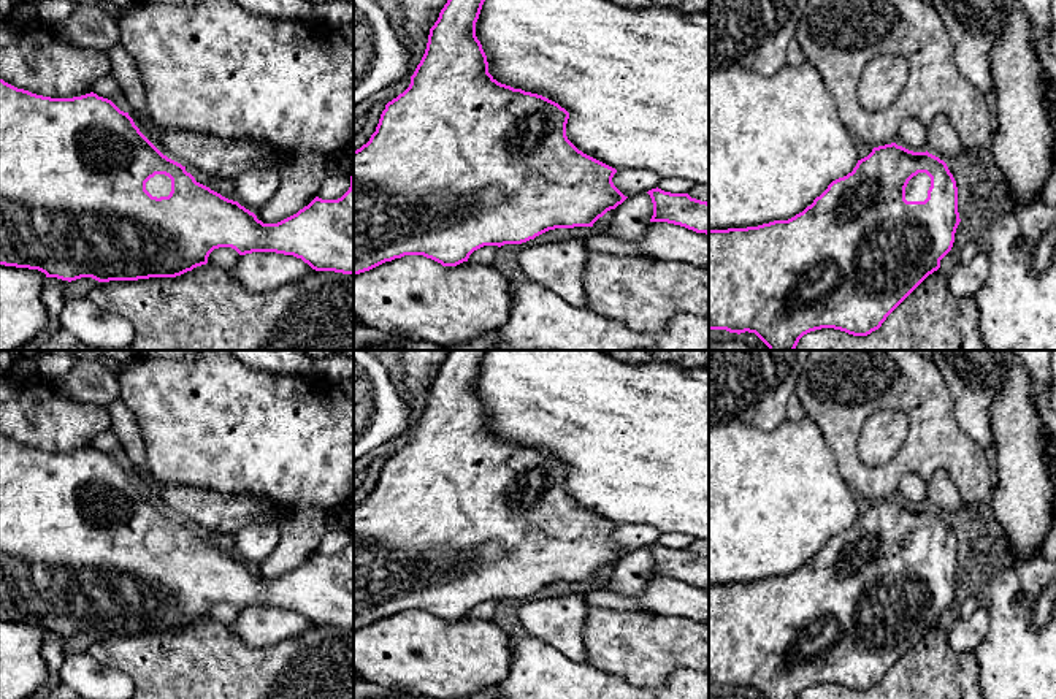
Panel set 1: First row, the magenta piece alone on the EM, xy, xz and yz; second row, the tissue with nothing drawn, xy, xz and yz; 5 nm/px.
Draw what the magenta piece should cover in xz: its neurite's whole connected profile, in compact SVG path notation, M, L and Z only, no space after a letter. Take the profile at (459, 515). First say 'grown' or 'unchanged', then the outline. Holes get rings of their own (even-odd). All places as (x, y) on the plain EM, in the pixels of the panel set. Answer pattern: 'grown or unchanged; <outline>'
unchanged; M450 350L430 384L425 409L411 431L409 442L385 460L369 496L354 506L354 631L404 610L423 610L442 621L457 621L484 601L522 599L555 583L593 582L607 566L615 564L625 552L612 537L615 523L583 509L566 491L569 468L558 458L522 444L498 437L488 428L487 411L476 392L476 377L488 350Z

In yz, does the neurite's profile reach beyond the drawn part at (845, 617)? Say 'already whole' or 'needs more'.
needs more

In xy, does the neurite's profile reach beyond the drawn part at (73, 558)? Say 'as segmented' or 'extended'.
extended

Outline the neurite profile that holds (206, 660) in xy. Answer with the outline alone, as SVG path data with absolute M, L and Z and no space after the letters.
M201 620L176 632L98 637L87 653L101 666L125 674L135 685L133 699L354 699L354 629L312 626L308 631L270 647L252 647L216 620Z

